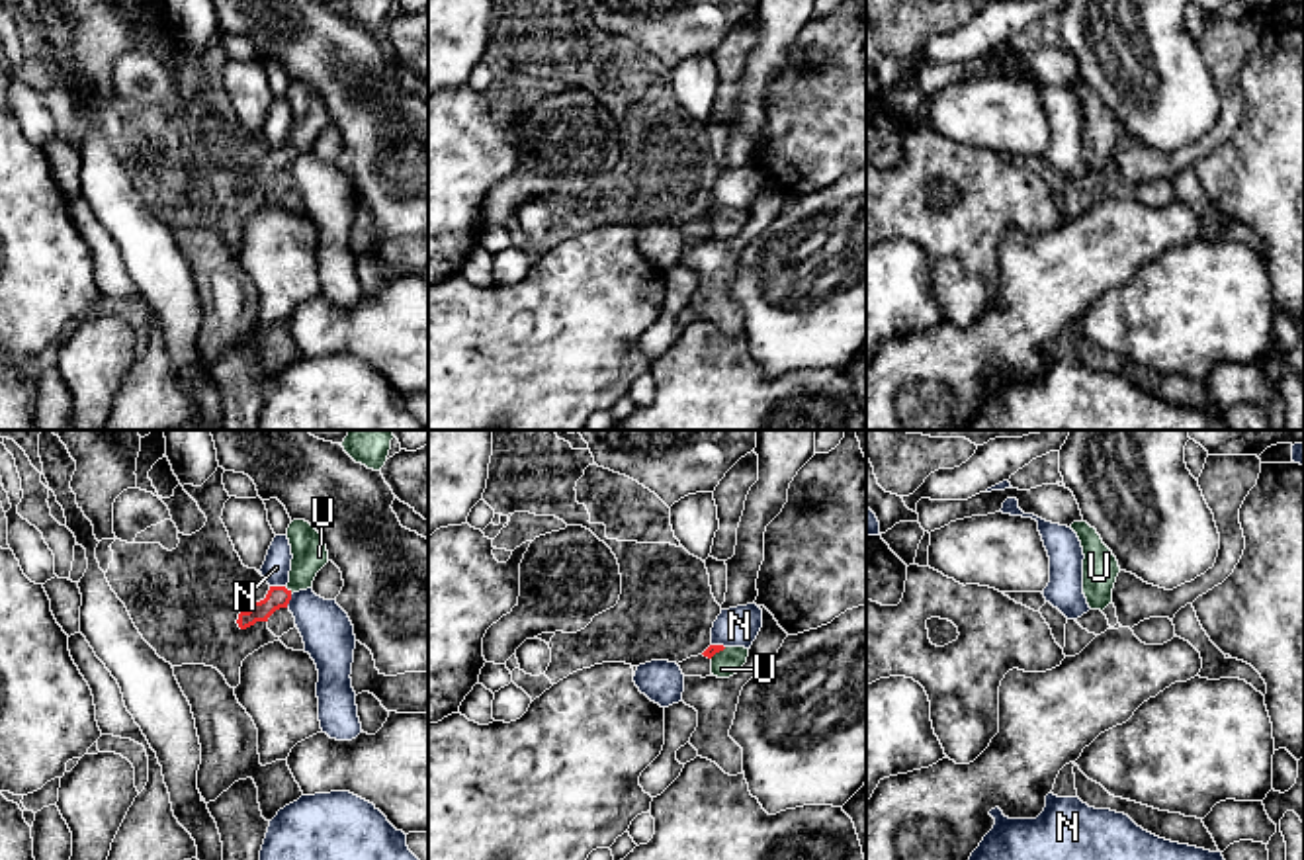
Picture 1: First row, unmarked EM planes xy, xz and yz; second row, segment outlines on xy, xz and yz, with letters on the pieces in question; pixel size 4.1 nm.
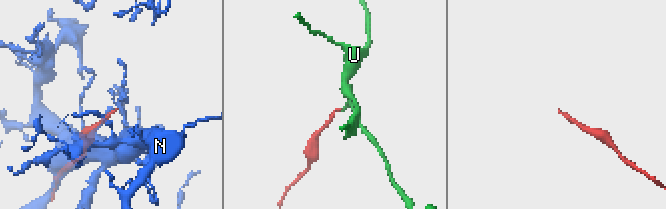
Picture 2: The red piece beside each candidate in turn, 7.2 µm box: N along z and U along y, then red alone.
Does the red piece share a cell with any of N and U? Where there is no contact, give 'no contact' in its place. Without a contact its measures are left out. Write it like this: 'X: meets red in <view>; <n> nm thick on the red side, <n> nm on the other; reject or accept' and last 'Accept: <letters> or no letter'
N: meets red in xy; 100 nm thick on the red side, 120 nm on the other; reject
U: meets red in xy; 100 nm thick on the red side, 140 nm on the other; accept
Accept: U

